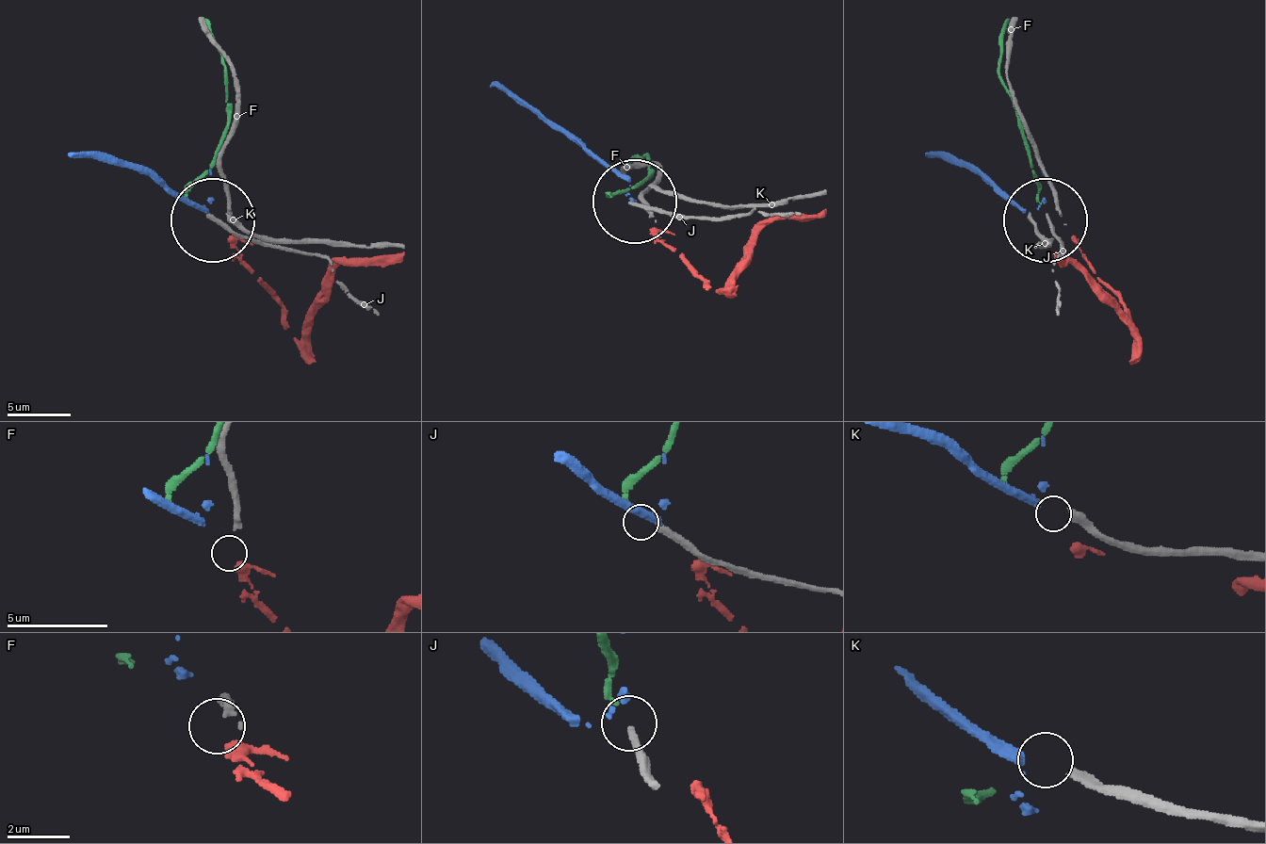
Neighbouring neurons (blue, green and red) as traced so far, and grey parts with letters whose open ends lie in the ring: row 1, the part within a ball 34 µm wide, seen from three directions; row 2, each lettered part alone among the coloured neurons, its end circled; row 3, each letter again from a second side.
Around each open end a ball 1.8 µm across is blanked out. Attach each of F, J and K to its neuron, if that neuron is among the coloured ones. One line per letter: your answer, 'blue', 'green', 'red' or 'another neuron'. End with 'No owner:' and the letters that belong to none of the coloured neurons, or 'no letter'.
F: red
J: green
K: blue
No owner: no letter

